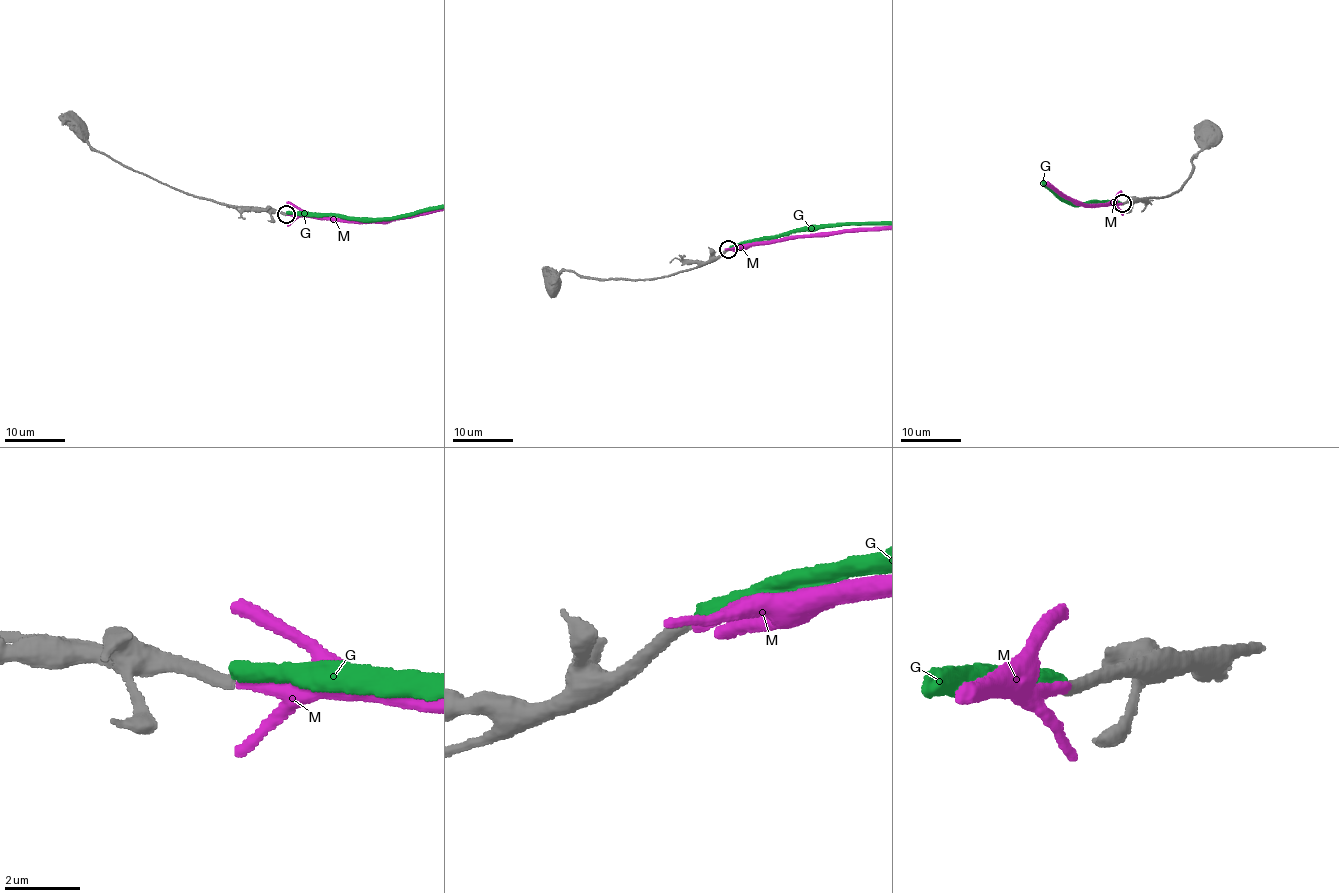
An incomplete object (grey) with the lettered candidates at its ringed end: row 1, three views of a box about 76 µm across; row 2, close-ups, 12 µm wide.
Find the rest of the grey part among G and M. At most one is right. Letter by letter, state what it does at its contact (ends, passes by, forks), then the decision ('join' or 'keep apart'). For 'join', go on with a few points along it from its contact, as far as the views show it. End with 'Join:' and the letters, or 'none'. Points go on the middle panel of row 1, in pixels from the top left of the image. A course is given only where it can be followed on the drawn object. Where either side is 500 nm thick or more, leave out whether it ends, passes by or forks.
G: it ends there; keep apart
M: it ends there; join
Join: M

